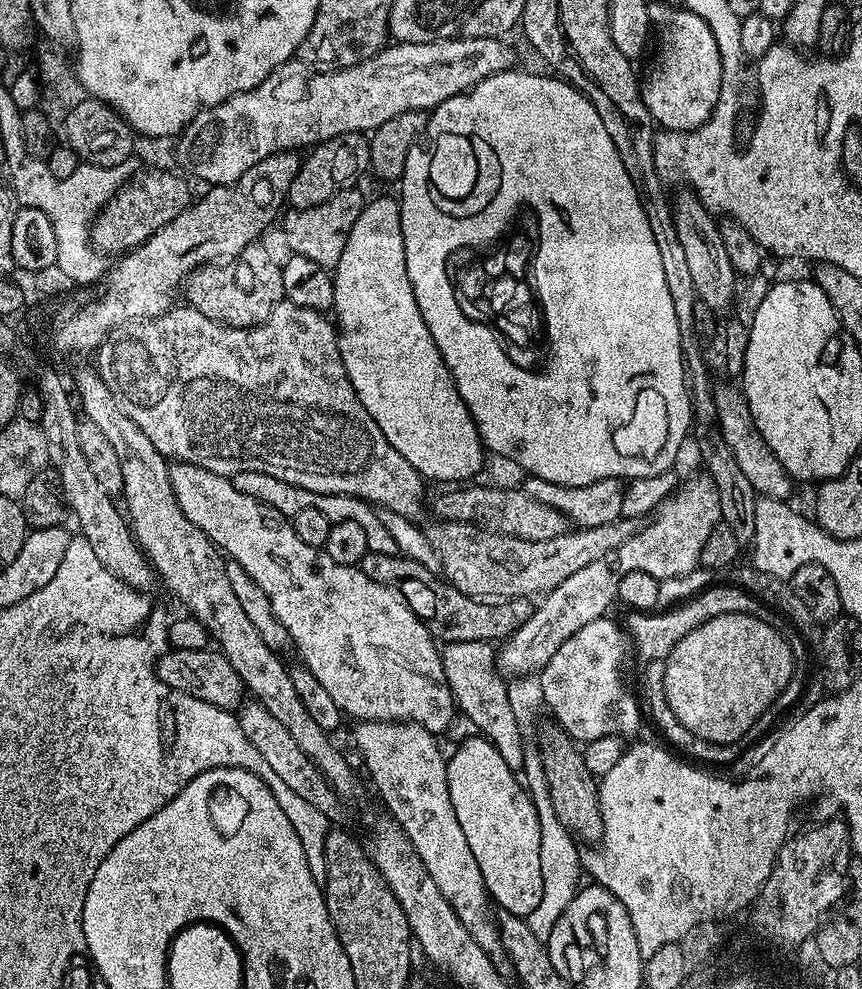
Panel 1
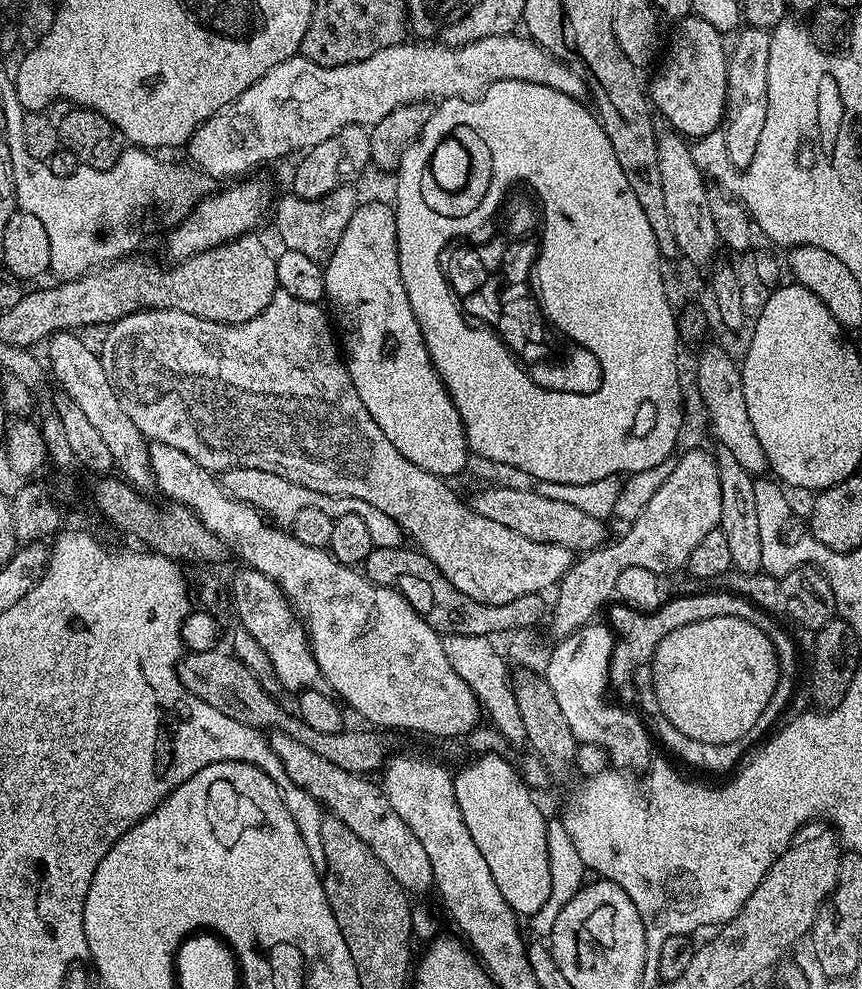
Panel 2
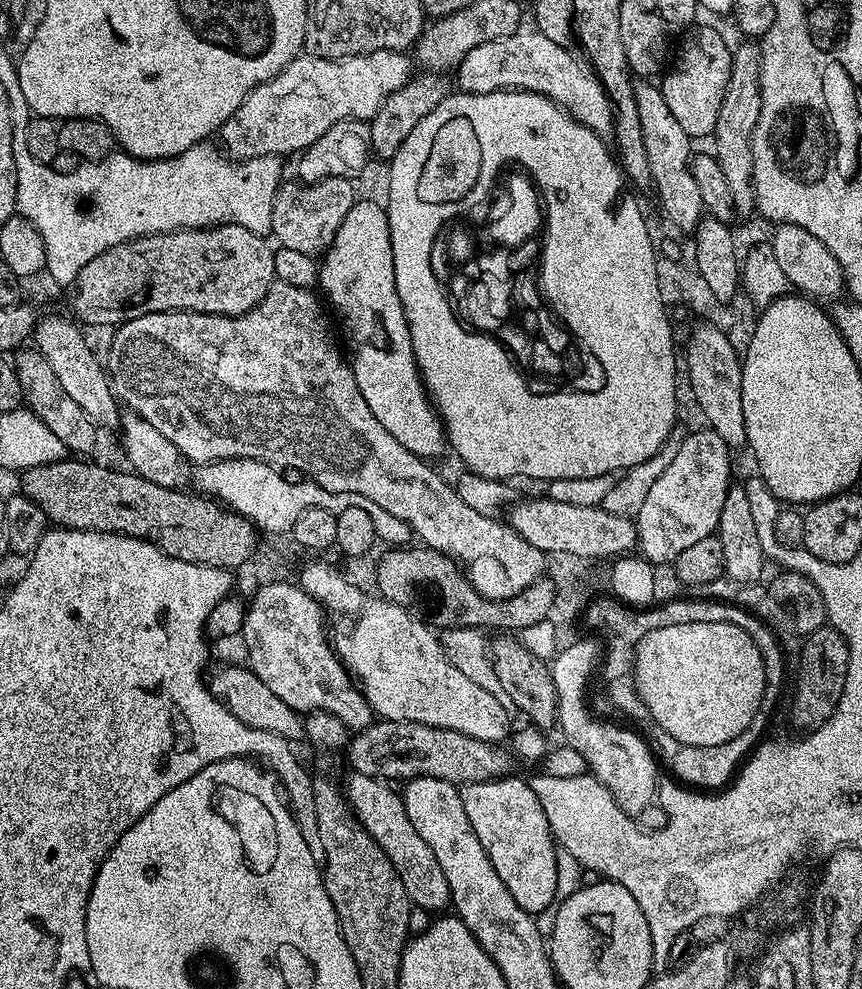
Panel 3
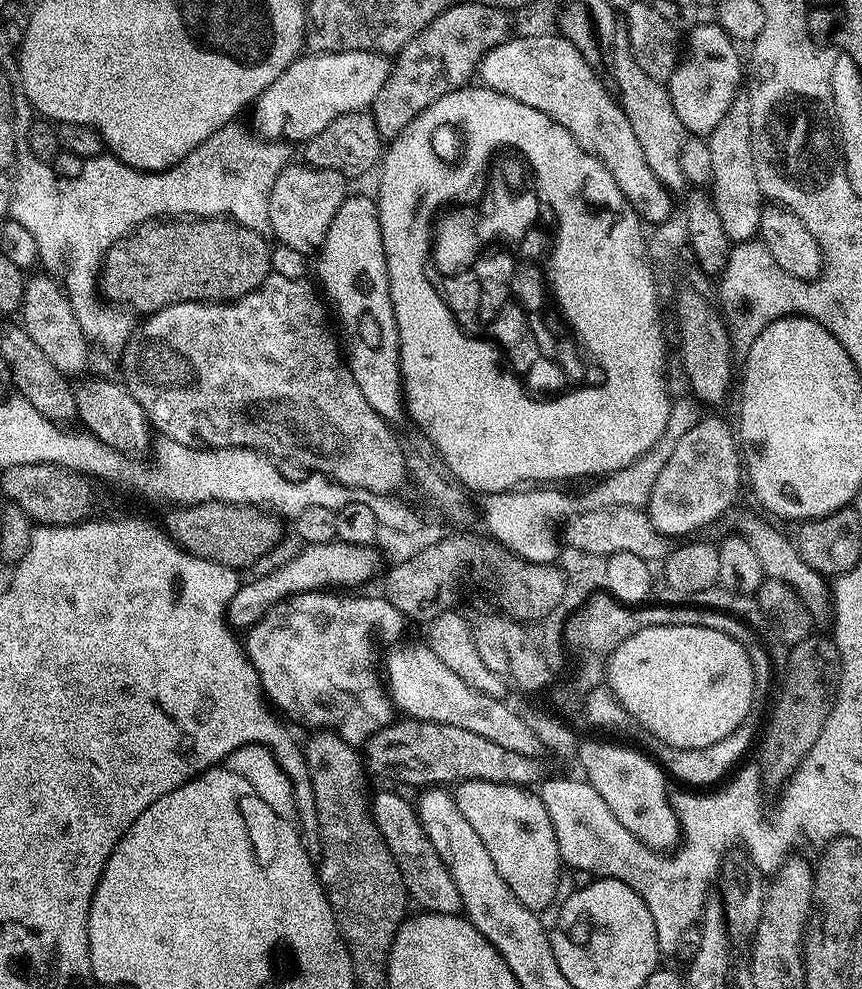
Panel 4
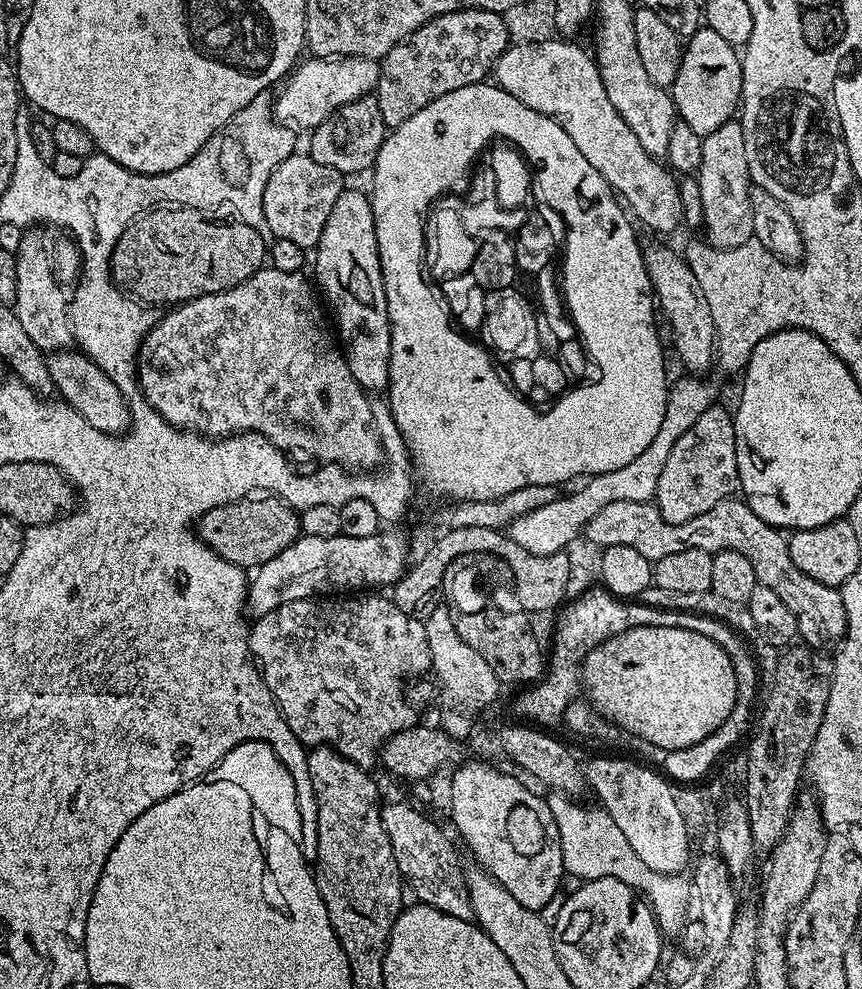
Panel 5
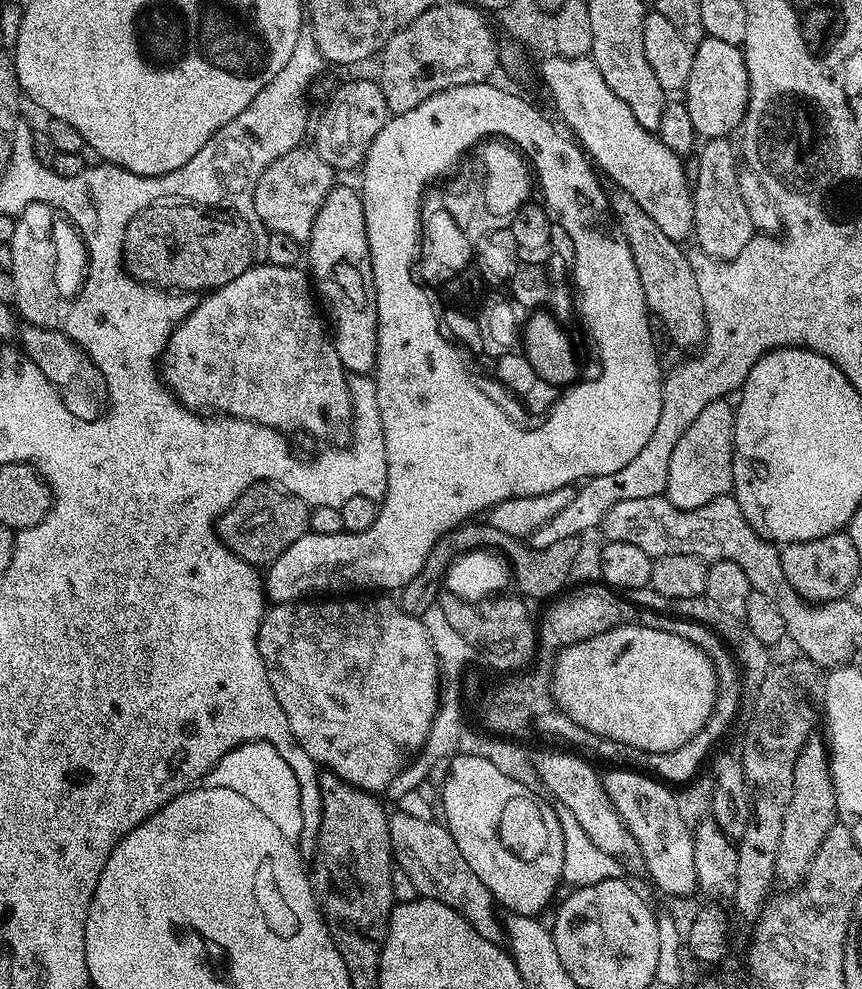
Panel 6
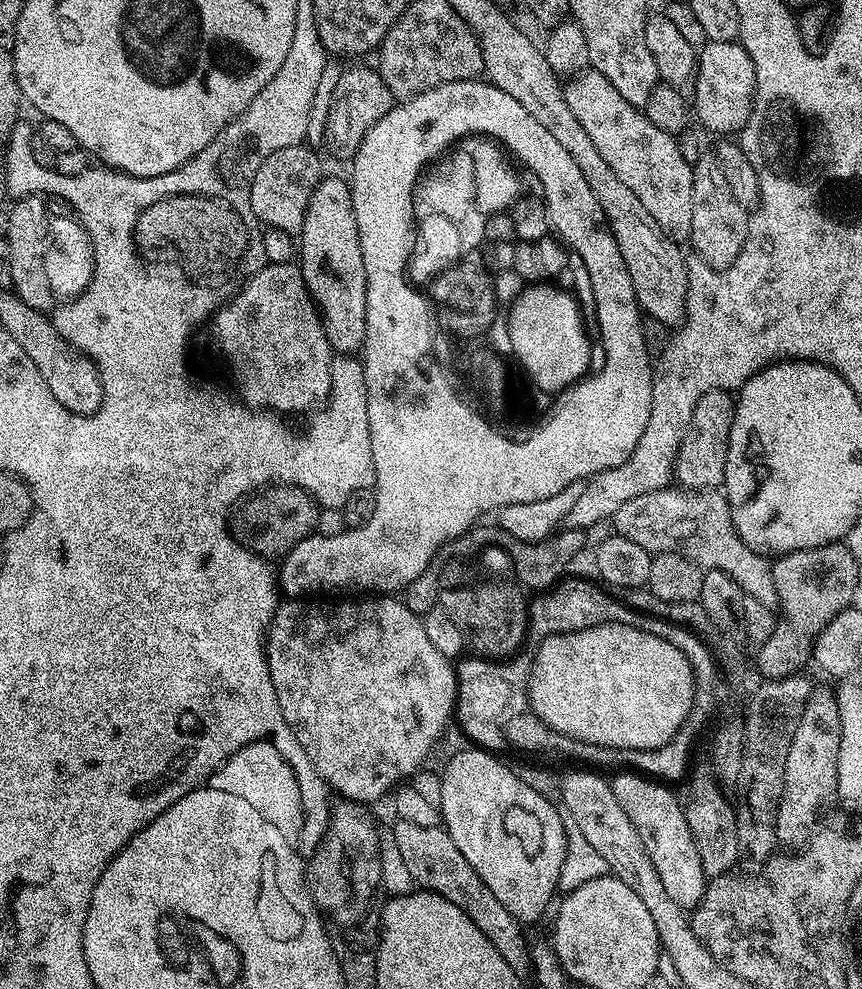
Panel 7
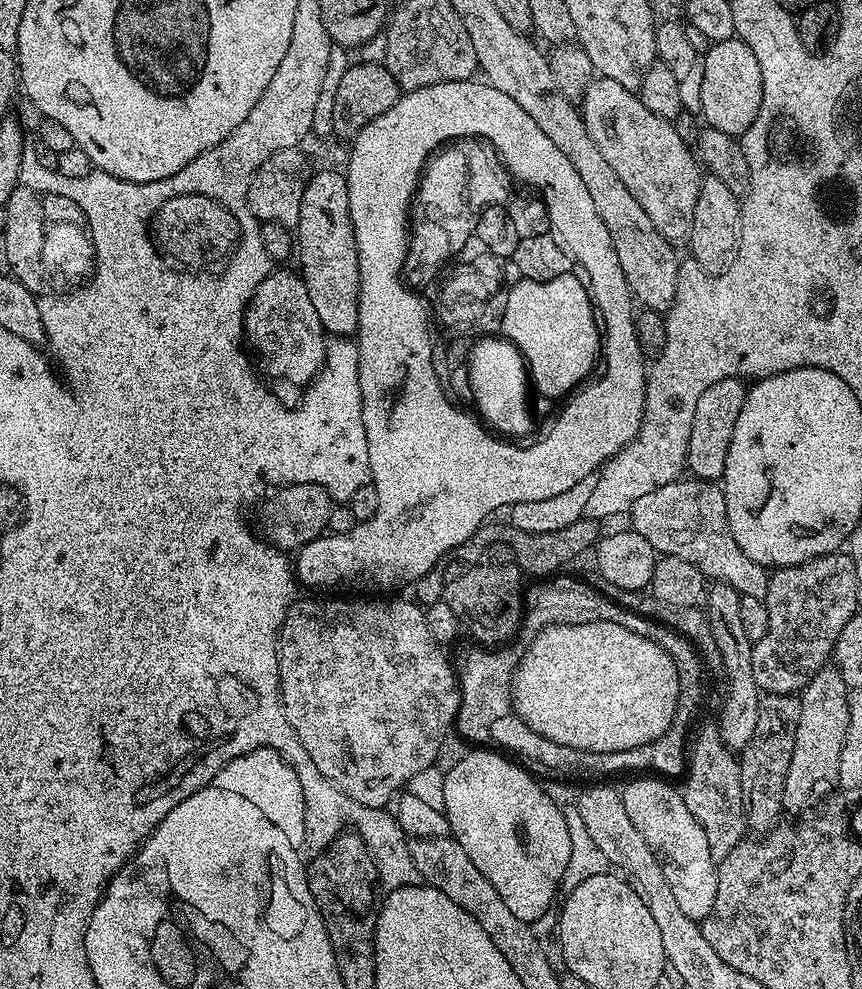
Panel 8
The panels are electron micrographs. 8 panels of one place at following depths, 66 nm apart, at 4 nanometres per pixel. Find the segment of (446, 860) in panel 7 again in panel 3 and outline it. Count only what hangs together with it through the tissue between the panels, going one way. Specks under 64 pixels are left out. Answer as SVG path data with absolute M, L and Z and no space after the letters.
M352 772L349 777L347 803L370 838L374 838L374 842L382 846L386 858L390 858L409 900L417 909L425 908L428 912L436 912L432 914L443 913L452 903L452 891L450 886L446 886L446 874L442 874L442 866L438 866L434 850L422 842L418 830L414 830L410 823L403 795L397 789L395 792L391 783L375 780L366 774Z

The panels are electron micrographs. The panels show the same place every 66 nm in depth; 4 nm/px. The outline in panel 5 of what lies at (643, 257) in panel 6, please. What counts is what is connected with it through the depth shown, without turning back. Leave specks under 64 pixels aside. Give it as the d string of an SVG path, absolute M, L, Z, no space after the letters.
M664 242L654 245L653 248L650 248L650 246L644 248L644 265L646 266L648 277L652 283L652 294L655 303L658 305L659 311L660 308L664 311L664 316L668 319L669 326L672 327L672 344L676 347L676 352L680 355L681 362L692 371L689 373L704 374L704 371L706 371L711 364L713 367L714 361L716 360L716 327L714 326L714 318L710 314L710 302L706 302L706 294L702 294L702 286L698 286L698 278L694 278L694 270L690 270L690 266L684 261L684 257L679 251L670 248L669 245Z

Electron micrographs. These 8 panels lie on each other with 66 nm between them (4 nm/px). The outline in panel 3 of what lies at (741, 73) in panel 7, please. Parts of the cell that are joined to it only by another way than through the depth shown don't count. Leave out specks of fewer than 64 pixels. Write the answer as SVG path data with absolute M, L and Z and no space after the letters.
M693 27L687 33L689 36L685 38L680 53L675 53L670 67L663 73L664 84L659 85L661 94L666 98L666 106L670 106L674 114L674 122L679 122L682 130L686 130L686 134L693 138L711 137L715 133L718 110L722 110L722 98L726 94L726 82L730 82L730 66L732 65L732 48L724 41L723 34L715 32L712 28L700 27Z

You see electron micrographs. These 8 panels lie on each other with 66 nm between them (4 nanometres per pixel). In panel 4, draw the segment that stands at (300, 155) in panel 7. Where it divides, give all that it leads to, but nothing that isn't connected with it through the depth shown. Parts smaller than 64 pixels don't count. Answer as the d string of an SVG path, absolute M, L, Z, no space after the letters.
M303 162L289 163L278 174L278 178L272 180L266 197L266 219L273 234L277 236L275 239L305 254L319 253L326 238L326 230L330 230L334 214L338 214L338 206L342 206L342 202L350 194L348 184L349 177L340 172L310 168Z

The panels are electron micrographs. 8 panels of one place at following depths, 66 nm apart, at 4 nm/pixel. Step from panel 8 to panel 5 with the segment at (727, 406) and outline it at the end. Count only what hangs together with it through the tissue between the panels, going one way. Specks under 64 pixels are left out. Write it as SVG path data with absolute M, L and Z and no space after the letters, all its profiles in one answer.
M713 406L674 442L670 458L662 469L662 478L658 478L658 490L654 497L657 510L662 518L671 524L690 522L706 510L714 510L718 502L735 497L740 487L738 474L738 454L736 453L736 435L734 434L734 416L719 406Z

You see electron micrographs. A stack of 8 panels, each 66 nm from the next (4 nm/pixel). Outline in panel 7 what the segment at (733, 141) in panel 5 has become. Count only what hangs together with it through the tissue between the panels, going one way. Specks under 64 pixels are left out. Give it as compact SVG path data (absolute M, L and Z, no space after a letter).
M704 154L692 170L692 213L690 214L692 234L690 244L696 247L695 255L706 261L714 270L728 268L734 262L734 258L738 258L738 254L746 242L749 219L749 213L740 205L738 198L734 198L730 185L726 182L726 174L722 174L722 166L716 161L715 155Z

